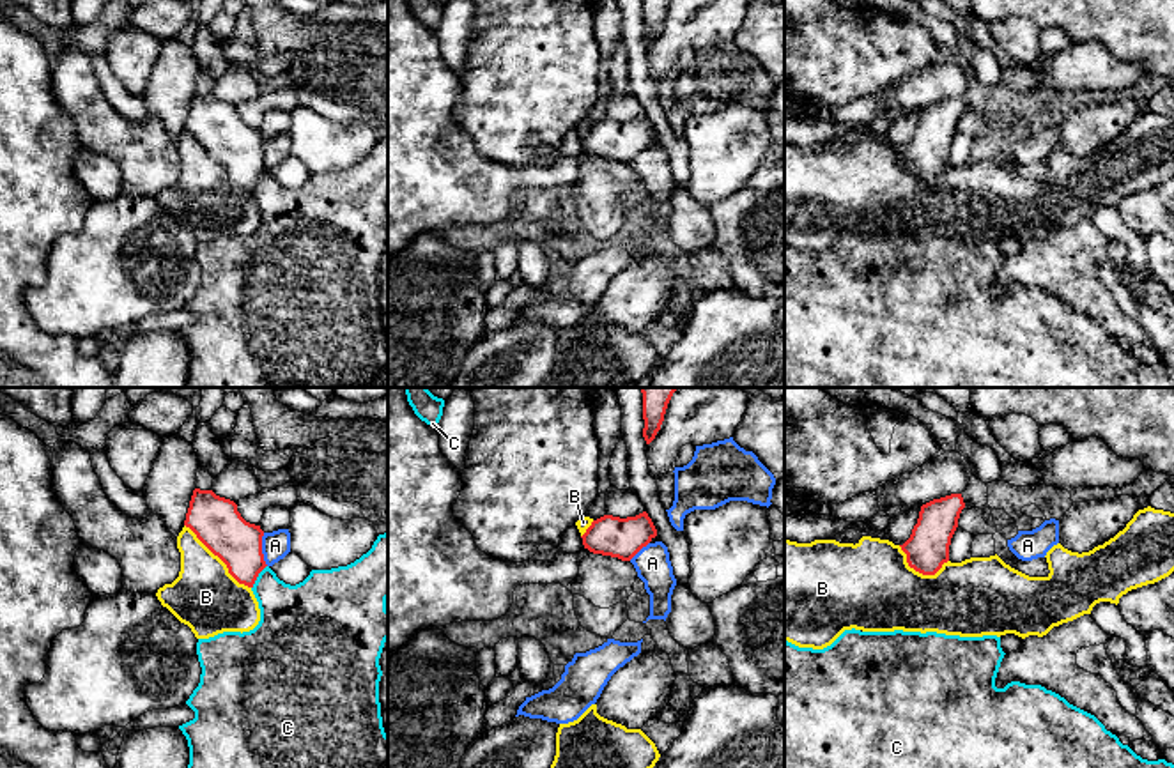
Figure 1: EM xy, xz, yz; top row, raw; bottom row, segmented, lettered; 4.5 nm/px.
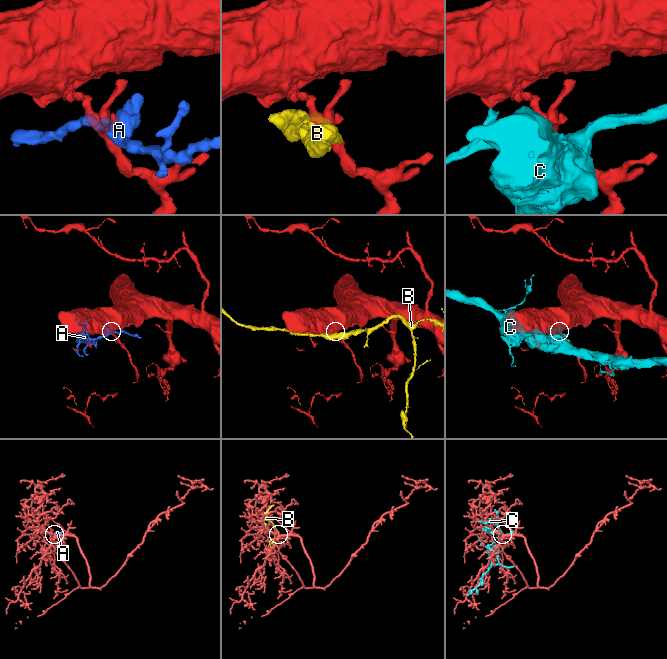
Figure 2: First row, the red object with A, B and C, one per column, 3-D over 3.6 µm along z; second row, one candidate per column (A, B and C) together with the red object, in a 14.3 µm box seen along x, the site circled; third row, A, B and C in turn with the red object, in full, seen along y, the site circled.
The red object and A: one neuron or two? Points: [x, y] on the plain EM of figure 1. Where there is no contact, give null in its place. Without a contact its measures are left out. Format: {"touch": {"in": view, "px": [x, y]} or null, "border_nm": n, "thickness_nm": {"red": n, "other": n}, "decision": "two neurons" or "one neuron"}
{"touch": {"in": "xy", "px": [261, 153]}, "border_nm": 150, "thickness_nm": {"red": 220, "other": 130}, "decision": "two neurons"}

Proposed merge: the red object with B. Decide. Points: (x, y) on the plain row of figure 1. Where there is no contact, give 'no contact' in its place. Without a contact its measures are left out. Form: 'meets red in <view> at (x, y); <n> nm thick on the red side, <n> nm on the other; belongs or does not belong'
meets red in xy at (220, 161); 220 nm thick on the red side, 300 nm on the other; does not belong

